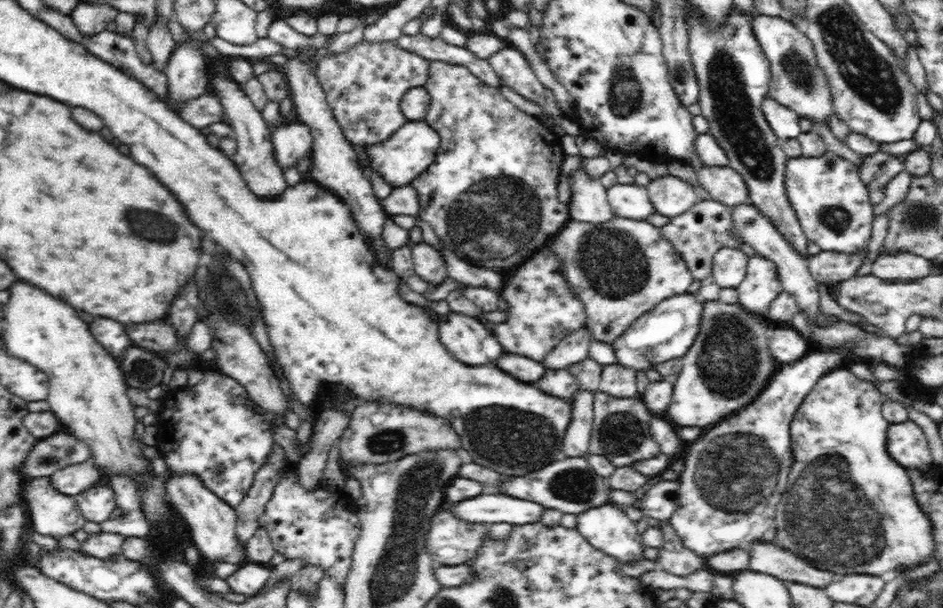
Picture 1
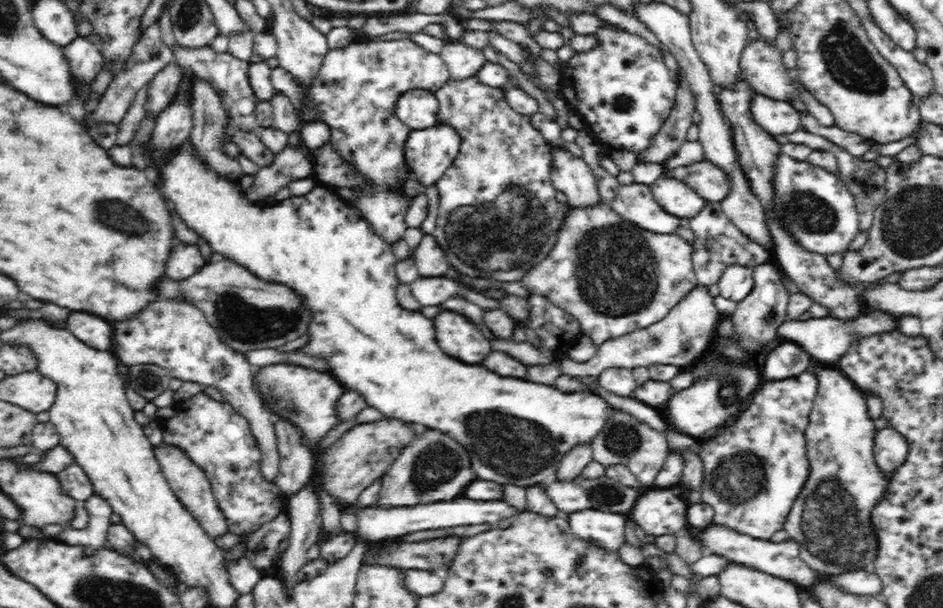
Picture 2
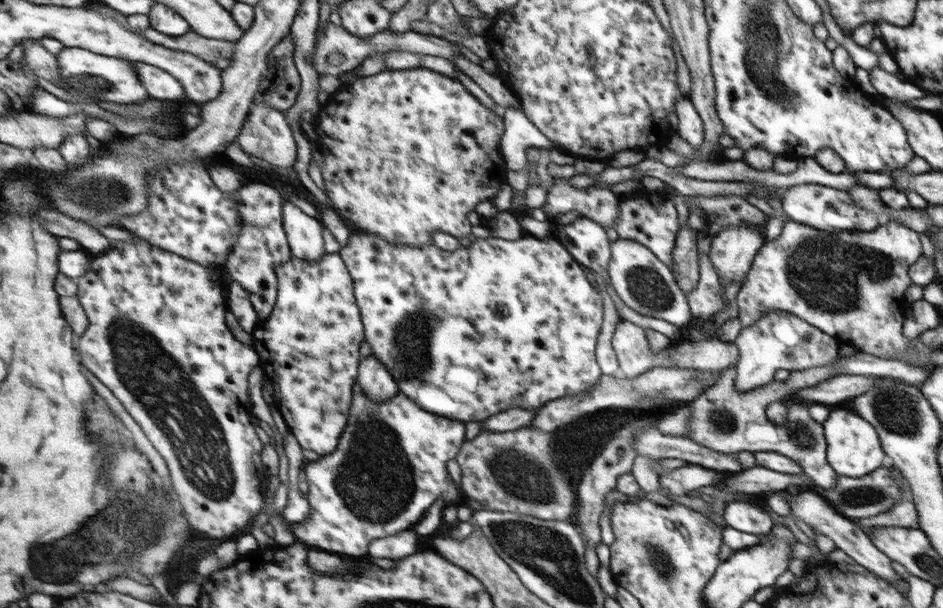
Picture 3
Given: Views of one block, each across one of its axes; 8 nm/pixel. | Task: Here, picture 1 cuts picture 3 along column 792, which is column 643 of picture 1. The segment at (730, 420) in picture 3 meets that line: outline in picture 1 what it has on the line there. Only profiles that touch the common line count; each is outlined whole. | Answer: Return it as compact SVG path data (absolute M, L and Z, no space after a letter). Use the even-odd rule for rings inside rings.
M637 371L639 396L614 398L600 390L595 391L594 422L592 422L592 436L590 436L590 444L588 444L590 453L605 456L616 467L630 466L638 460L654 458L661 453L659 444L652 438L649 429L651 412L640 398L648 384L650 384L650 380L646 377L645 371Z

